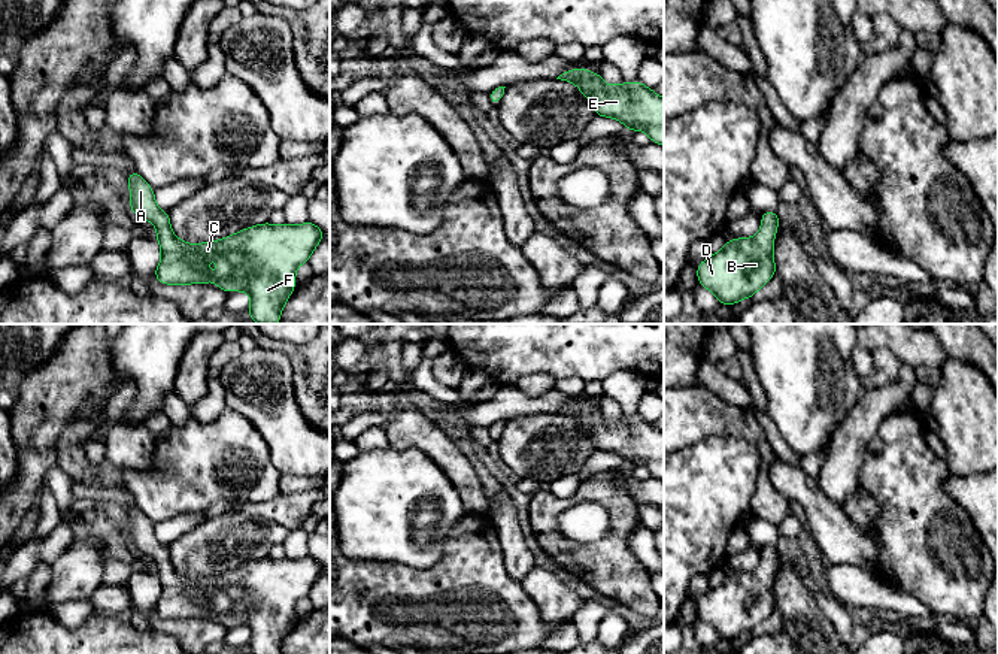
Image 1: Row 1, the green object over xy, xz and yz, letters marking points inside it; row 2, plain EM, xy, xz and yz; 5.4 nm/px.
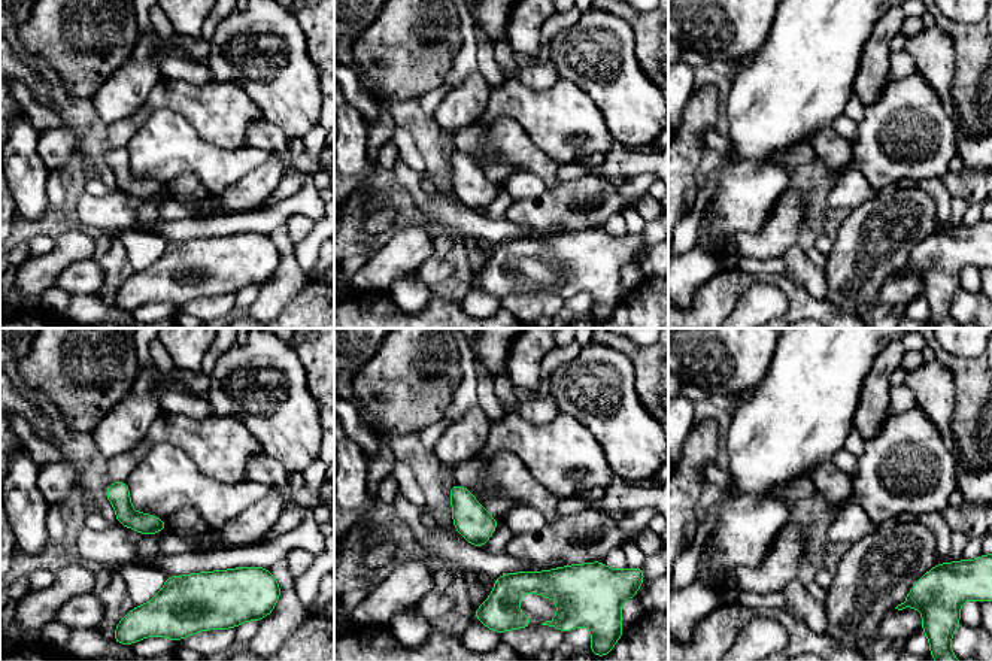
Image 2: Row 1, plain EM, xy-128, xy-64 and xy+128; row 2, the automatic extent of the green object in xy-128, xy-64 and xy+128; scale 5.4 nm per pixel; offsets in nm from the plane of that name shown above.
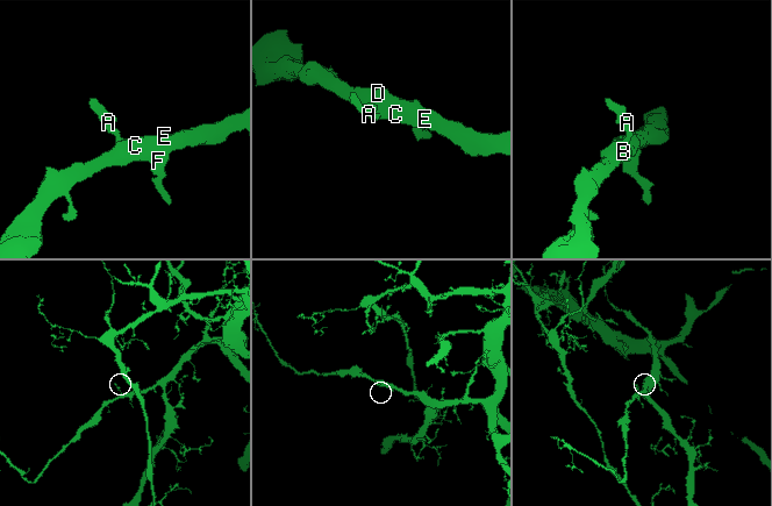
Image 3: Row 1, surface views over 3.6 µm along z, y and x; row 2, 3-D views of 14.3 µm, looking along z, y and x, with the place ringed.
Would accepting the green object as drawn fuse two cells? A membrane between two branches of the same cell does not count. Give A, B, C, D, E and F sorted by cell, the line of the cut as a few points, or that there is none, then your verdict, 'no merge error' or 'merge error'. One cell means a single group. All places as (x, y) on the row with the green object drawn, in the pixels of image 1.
A B C D E F; no cut; no merge error

